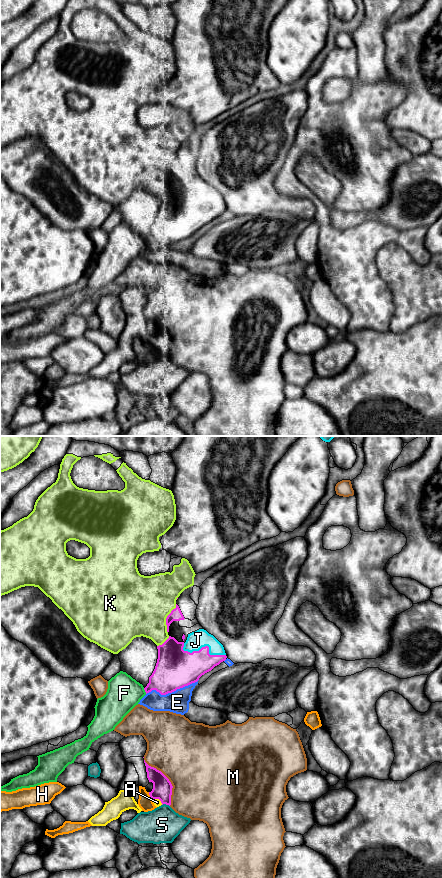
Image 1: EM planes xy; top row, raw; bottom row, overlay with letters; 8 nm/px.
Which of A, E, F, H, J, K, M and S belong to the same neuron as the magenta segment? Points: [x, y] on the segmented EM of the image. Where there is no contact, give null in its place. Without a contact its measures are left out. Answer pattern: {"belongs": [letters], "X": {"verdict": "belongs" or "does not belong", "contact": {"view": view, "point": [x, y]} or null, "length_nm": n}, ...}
{"belongs": ["J"], "A": {"verdict": "does not belong", "contact": {"view": "xy", "point": [158, 798]}, "length_nm": 100}, "E": {"verdict": "does not belong", "contact": {"view": "xy", "point": [172, 691]}, "length_nm": 440}, "F": {"verdict": "does not belong", "contact": {"view": "xy", "point": [145, 691]}, "length_nm": 50}, "H": {"verdict": "does not belong", "contact": {"view": "xy", "point": [150, 796]}, "length_nm": 70}, "J": {"verdict": "belongs", "contact": {"view": "xy", "point": [206, 646]}, "length_nm": 360}, "K": {"verdict": "does not belong", "contact": {"view": "xy", "point": [166, 618]}, "length_nm": 240}, "M": {"verdict": "does not belong", "contact": {"view": "xy", "point": [168, 780]}, "length_nm": 440}, "S": {"verdict": "does not belong", "contact": {"view": "xy", "point": [166, 804]}, "length_nm": 70}}

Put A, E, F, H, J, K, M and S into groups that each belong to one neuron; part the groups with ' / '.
A / E / F / H / J / K / M / S

